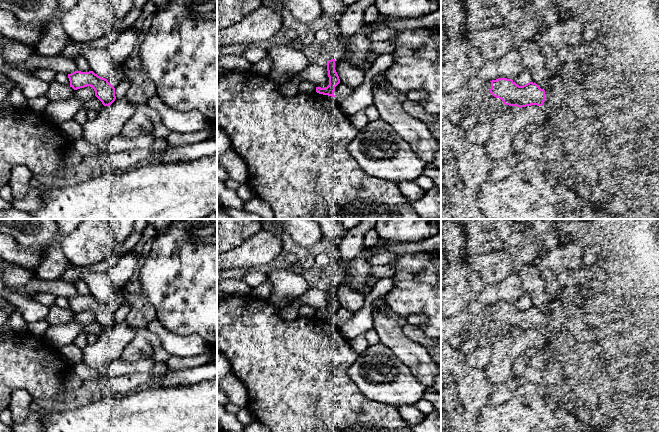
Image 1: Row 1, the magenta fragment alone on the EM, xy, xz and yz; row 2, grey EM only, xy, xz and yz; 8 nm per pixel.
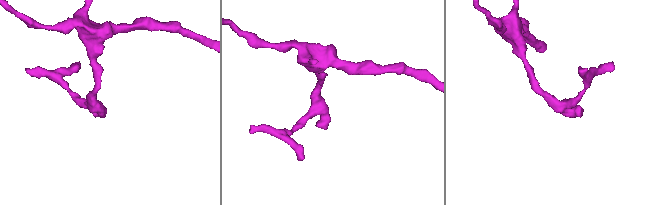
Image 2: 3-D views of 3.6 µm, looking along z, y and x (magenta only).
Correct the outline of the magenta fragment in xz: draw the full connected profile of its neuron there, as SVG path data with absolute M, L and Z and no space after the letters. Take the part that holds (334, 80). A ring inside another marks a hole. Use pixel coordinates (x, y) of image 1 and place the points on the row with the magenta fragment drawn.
M335 59L329 60L326 65L329 77L329 85L325 88L316 87L316 92L319 94L335 97L335 87L340 83L339 76L335 70Z

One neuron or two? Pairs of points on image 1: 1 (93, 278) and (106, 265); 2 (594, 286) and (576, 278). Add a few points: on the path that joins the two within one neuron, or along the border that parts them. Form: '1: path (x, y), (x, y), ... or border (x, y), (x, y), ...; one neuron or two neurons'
1: border (89, 269), (99, 273); two neurons
2: border (591, 278), (587, 287); two neurons

